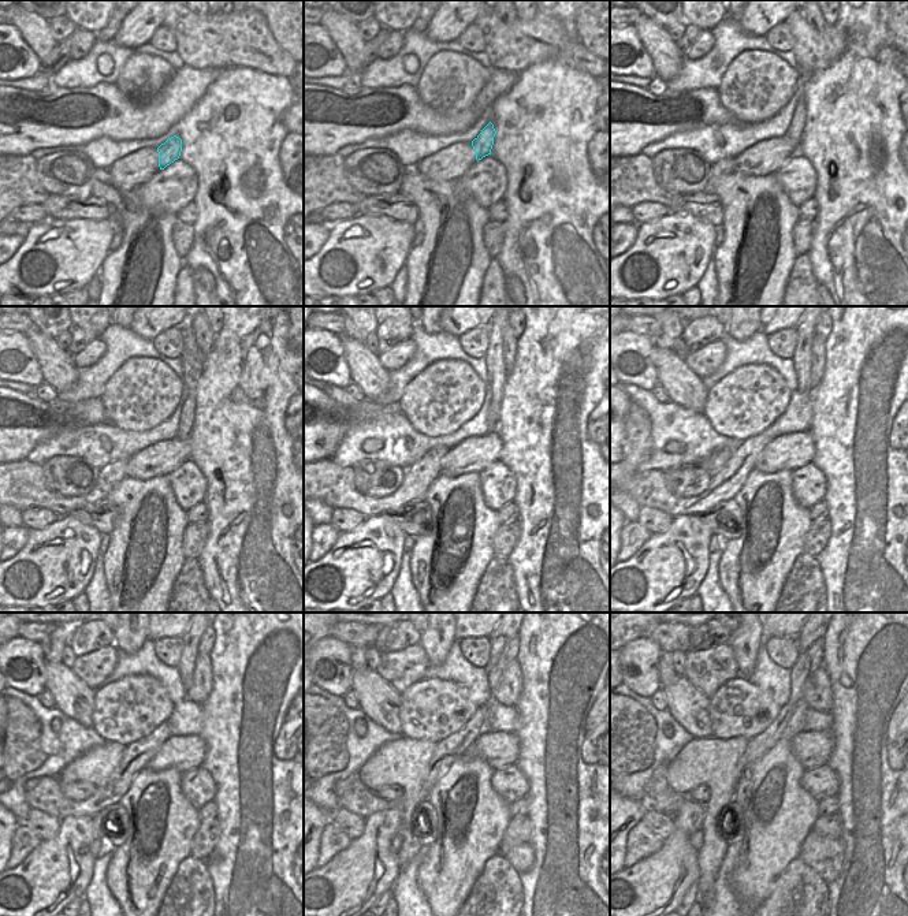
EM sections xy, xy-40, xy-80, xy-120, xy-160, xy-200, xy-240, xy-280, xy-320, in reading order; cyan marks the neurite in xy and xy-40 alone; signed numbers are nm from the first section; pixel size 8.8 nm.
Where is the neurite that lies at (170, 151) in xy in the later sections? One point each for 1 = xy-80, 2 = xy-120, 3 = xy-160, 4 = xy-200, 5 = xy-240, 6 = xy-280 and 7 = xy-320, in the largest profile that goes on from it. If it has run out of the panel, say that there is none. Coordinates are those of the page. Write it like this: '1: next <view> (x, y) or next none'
1: next xy-80 (796, 129)
2: next xy-120 (192, 365)
3: next xy-160 (497, 373)
4: next xy-200 (806, 334)
5: next xy-240 (192, 640)
6: next xy-280 (498, 640)
7: next xy-320 (804, 640)

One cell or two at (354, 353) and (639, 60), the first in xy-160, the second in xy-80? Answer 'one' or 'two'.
two

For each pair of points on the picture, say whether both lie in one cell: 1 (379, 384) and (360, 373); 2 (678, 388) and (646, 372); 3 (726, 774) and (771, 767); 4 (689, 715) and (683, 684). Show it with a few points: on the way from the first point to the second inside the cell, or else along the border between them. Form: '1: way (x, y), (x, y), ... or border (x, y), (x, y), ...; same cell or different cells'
1: way (375, 382), (364, 373); same cell
2: border (654, 346), (651, 362), (658, 383); different cells
3: border (739, 778), (732, 799); different cells
4: way (689, 707), (683, 699), (683, 692); same cell

